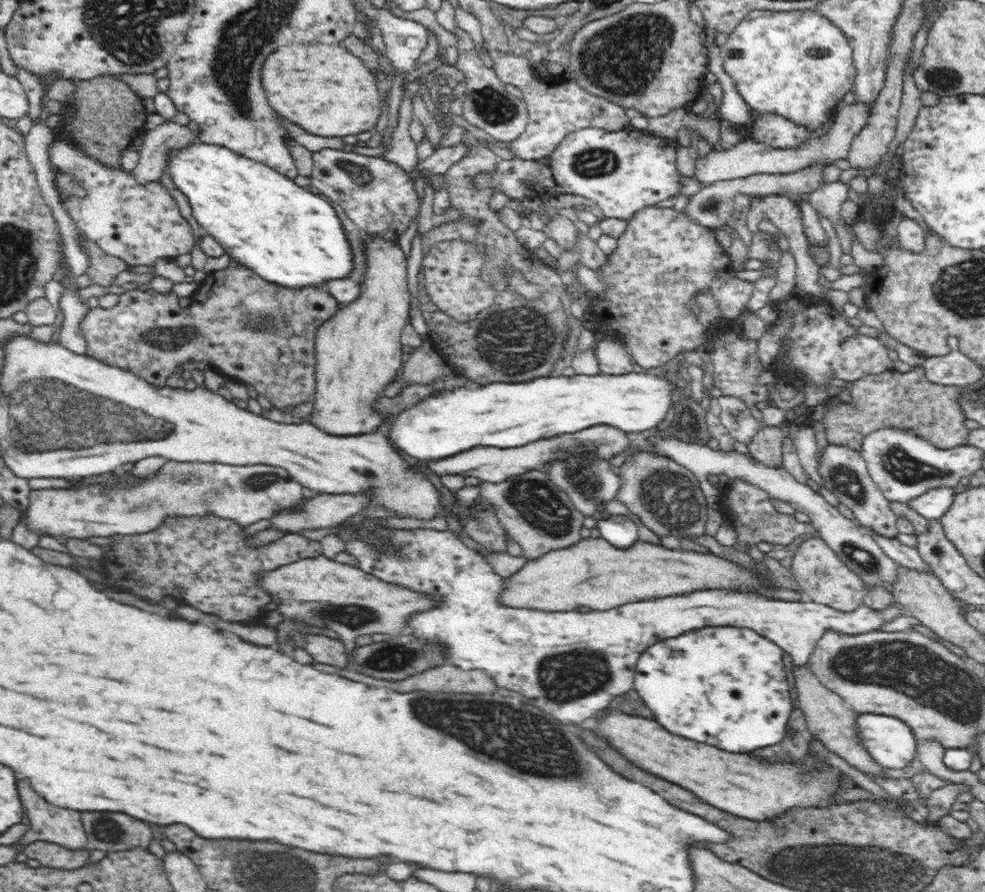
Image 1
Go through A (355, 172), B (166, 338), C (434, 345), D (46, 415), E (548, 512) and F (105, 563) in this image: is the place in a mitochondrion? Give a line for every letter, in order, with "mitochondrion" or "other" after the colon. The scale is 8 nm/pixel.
A: mitochondrion
B: mitochondrion
C: other
D: mitochondrion
E: mitochondrion
F: other

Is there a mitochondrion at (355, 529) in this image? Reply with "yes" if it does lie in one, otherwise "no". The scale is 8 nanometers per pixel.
no

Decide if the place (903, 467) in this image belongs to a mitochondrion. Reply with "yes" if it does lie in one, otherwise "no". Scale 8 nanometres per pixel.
yes

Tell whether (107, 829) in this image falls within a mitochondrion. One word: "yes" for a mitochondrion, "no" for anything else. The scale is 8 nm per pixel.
yes

